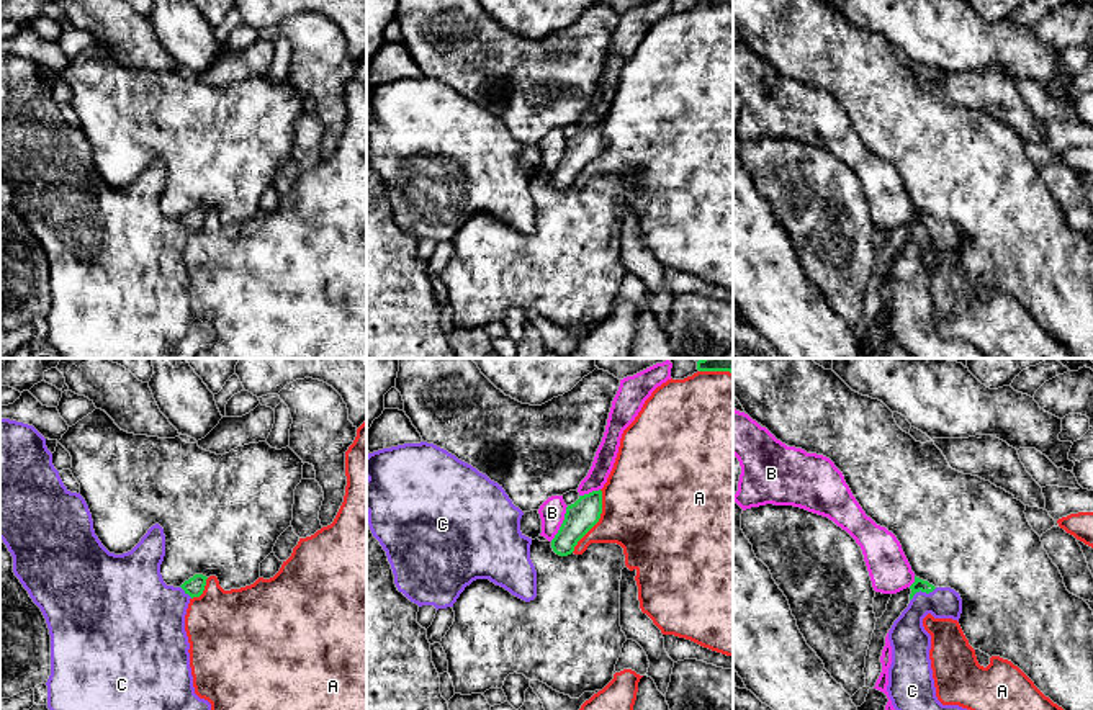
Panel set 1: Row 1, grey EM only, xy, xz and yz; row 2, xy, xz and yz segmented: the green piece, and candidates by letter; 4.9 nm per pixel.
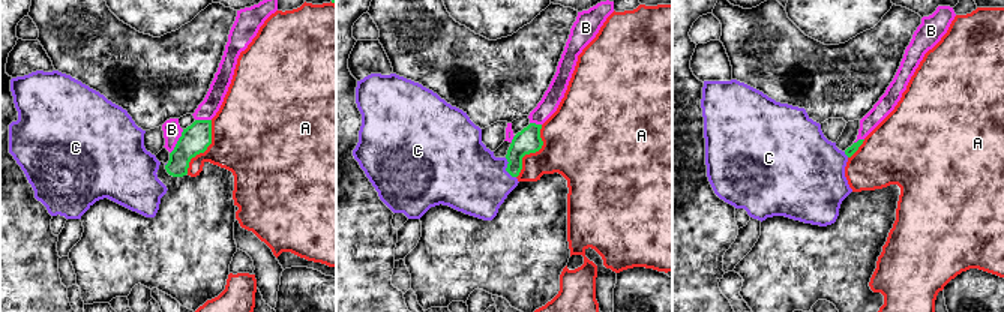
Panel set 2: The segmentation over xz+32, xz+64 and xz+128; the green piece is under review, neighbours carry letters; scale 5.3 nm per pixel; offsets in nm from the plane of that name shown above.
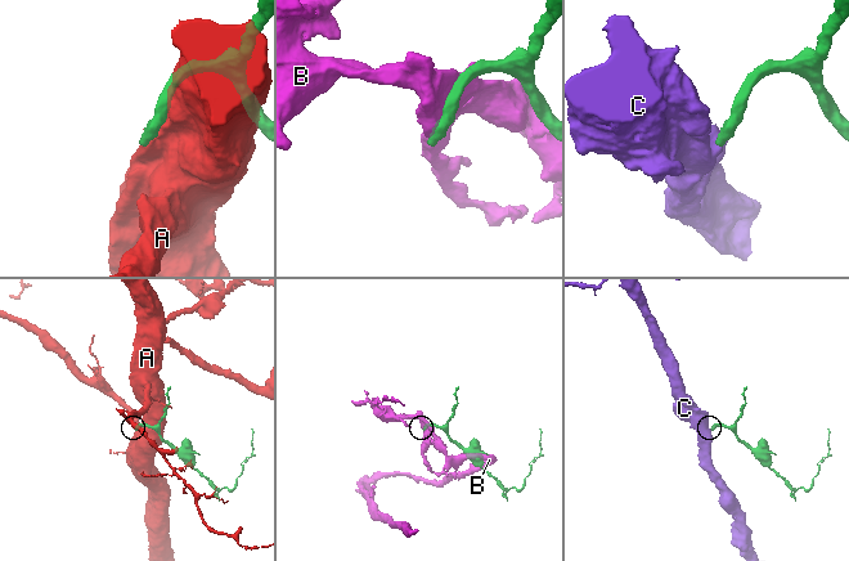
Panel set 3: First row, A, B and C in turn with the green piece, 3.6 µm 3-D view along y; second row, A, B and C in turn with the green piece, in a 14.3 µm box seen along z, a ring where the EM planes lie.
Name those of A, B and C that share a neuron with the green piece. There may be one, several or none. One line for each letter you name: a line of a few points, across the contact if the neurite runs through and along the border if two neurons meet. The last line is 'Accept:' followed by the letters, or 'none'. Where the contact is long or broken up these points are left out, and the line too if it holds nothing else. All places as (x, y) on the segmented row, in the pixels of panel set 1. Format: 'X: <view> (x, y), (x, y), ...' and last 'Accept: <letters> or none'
C: yz (918, 584), (922, 591), (908, 640)
Accept: C

